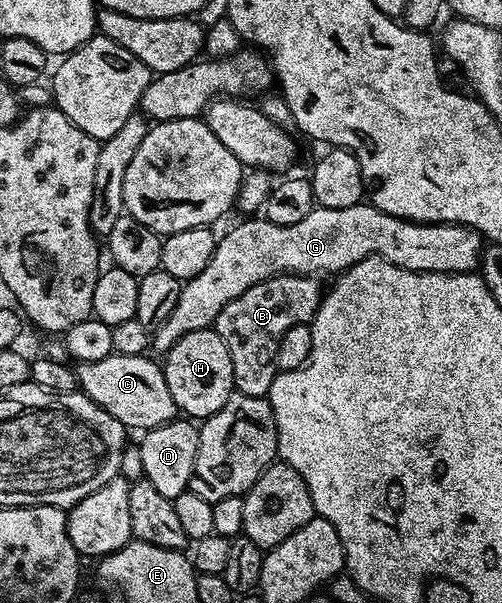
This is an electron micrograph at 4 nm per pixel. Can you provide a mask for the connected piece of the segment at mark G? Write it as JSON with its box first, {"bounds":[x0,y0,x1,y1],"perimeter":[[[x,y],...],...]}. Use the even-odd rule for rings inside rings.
{"bounds":[151,202,483,354],"perimeter":[[[368,202],[343,206],[343,210],[314,206],[307,218],[291,226],[275,226],[275,222],[264,218],[245,218],[242,224],[235,225],[225,237],[222,235],[218,239],[217,248],[211,254],[211,262],[203,266],[202,272],[182,283],[175,310],[171,310],[171,314],[167,314],[165,321],[152,333],[151,348],[154,353],[164,354],[171,350],[171,346],[175,346],[175,342],[179,342],[179,338],[183,338],[183,334],[191,334],[191,330],[213,328],[219,310],[223,310],[227,302],[239,298],[243,290],[251,290],[251,286],[272,276],[296,274],[317,278],[320,272],[340,274],[368,256],[378,256],[412,272],[473,272],[480,265],[482,251],[483,238],[473,228],[462,224],[420,224],[414,220],[400,220],[391,214],[383,214],[383,210]]]}

